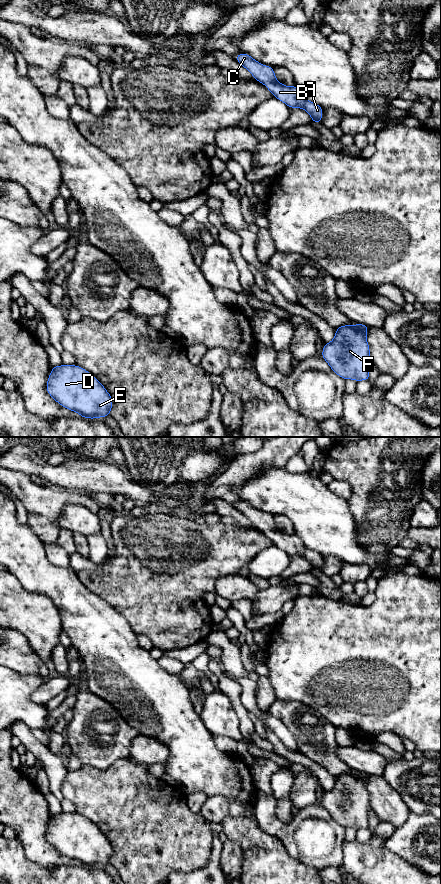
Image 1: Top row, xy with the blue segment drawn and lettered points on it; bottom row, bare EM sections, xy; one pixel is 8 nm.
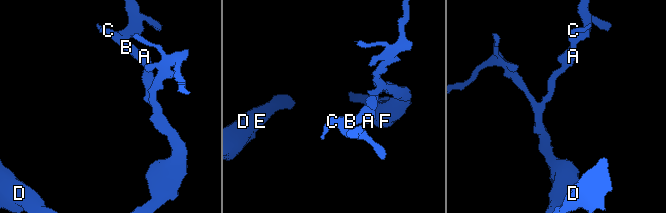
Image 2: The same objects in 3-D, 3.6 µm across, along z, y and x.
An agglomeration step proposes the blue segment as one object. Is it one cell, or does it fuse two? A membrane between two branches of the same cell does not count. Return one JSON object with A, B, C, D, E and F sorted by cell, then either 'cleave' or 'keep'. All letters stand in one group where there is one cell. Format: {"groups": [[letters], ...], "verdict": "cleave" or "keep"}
{"groups": [["A", "B", "C", "D", "E", "F"]], "verdict": "keep"}

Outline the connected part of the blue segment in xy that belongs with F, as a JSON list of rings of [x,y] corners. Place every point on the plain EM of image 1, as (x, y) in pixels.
[[[356,771],[335,776],[334,787],[324,791],[321,805],[344,828],[370,829],[370,796],[366,787],[368,773]]]

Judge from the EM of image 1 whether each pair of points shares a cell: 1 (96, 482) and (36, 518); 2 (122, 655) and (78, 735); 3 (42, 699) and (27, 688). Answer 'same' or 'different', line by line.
1: different
2: different
3: different

